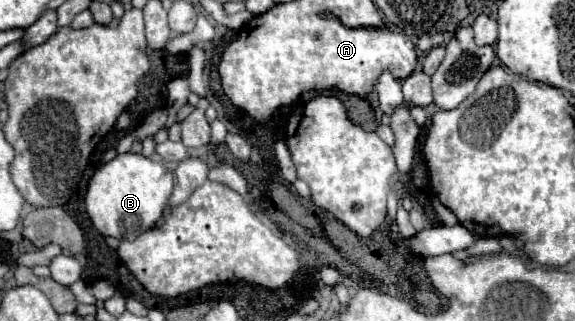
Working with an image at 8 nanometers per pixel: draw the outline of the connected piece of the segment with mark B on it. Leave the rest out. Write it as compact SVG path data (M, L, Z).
M124 153L102 165L90 179L84 201L86 213L104 237L134 241L140 233L150 229L160 219L172 189L174 175L162 163L138 153Z

